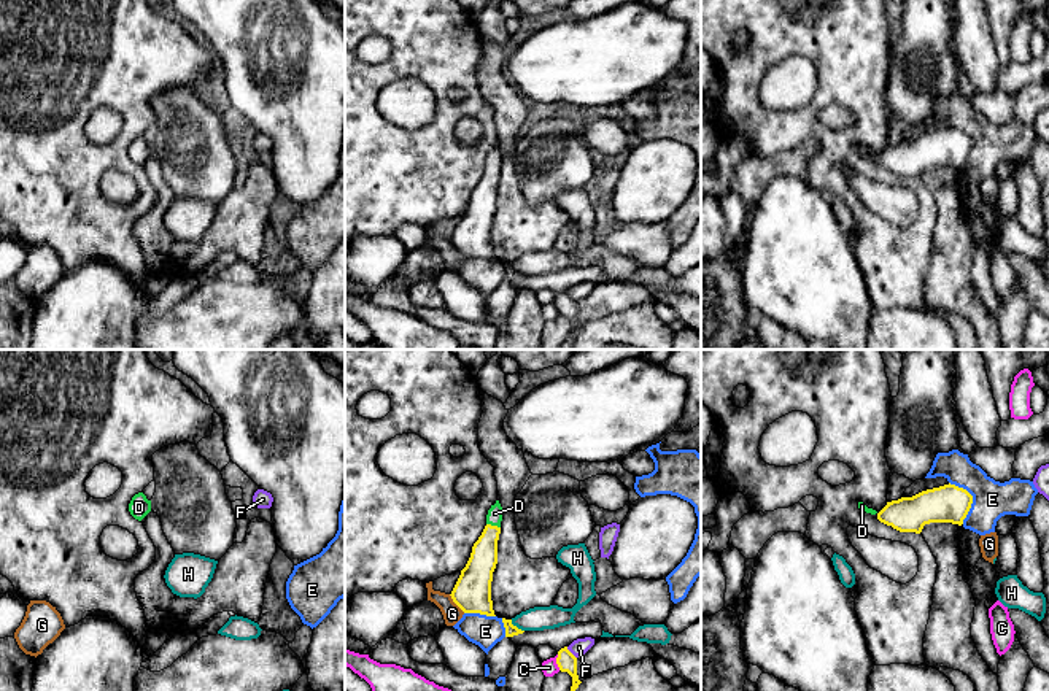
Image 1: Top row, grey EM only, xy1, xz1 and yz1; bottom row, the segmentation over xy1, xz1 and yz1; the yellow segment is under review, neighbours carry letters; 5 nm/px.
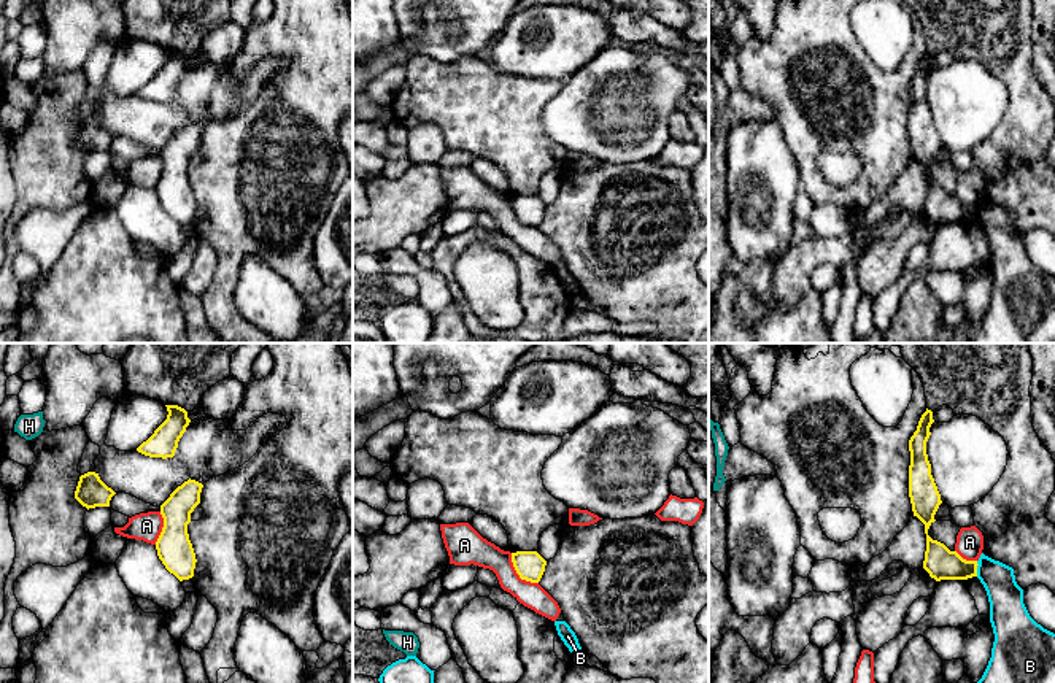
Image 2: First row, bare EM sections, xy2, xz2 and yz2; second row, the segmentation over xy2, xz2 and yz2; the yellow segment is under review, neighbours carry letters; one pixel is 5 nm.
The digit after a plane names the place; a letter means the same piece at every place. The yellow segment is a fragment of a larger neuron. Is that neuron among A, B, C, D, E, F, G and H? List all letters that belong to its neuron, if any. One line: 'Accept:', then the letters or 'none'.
Accept: D

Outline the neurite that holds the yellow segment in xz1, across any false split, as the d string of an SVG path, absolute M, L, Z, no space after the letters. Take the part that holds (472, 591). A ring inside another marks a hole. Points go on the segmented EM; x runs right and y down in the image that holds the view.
M496 500L488 510L486 526L474 543L470 558L450 594L464 613L496 616L491 600L491 581L497 564L501 521L502 507Z

